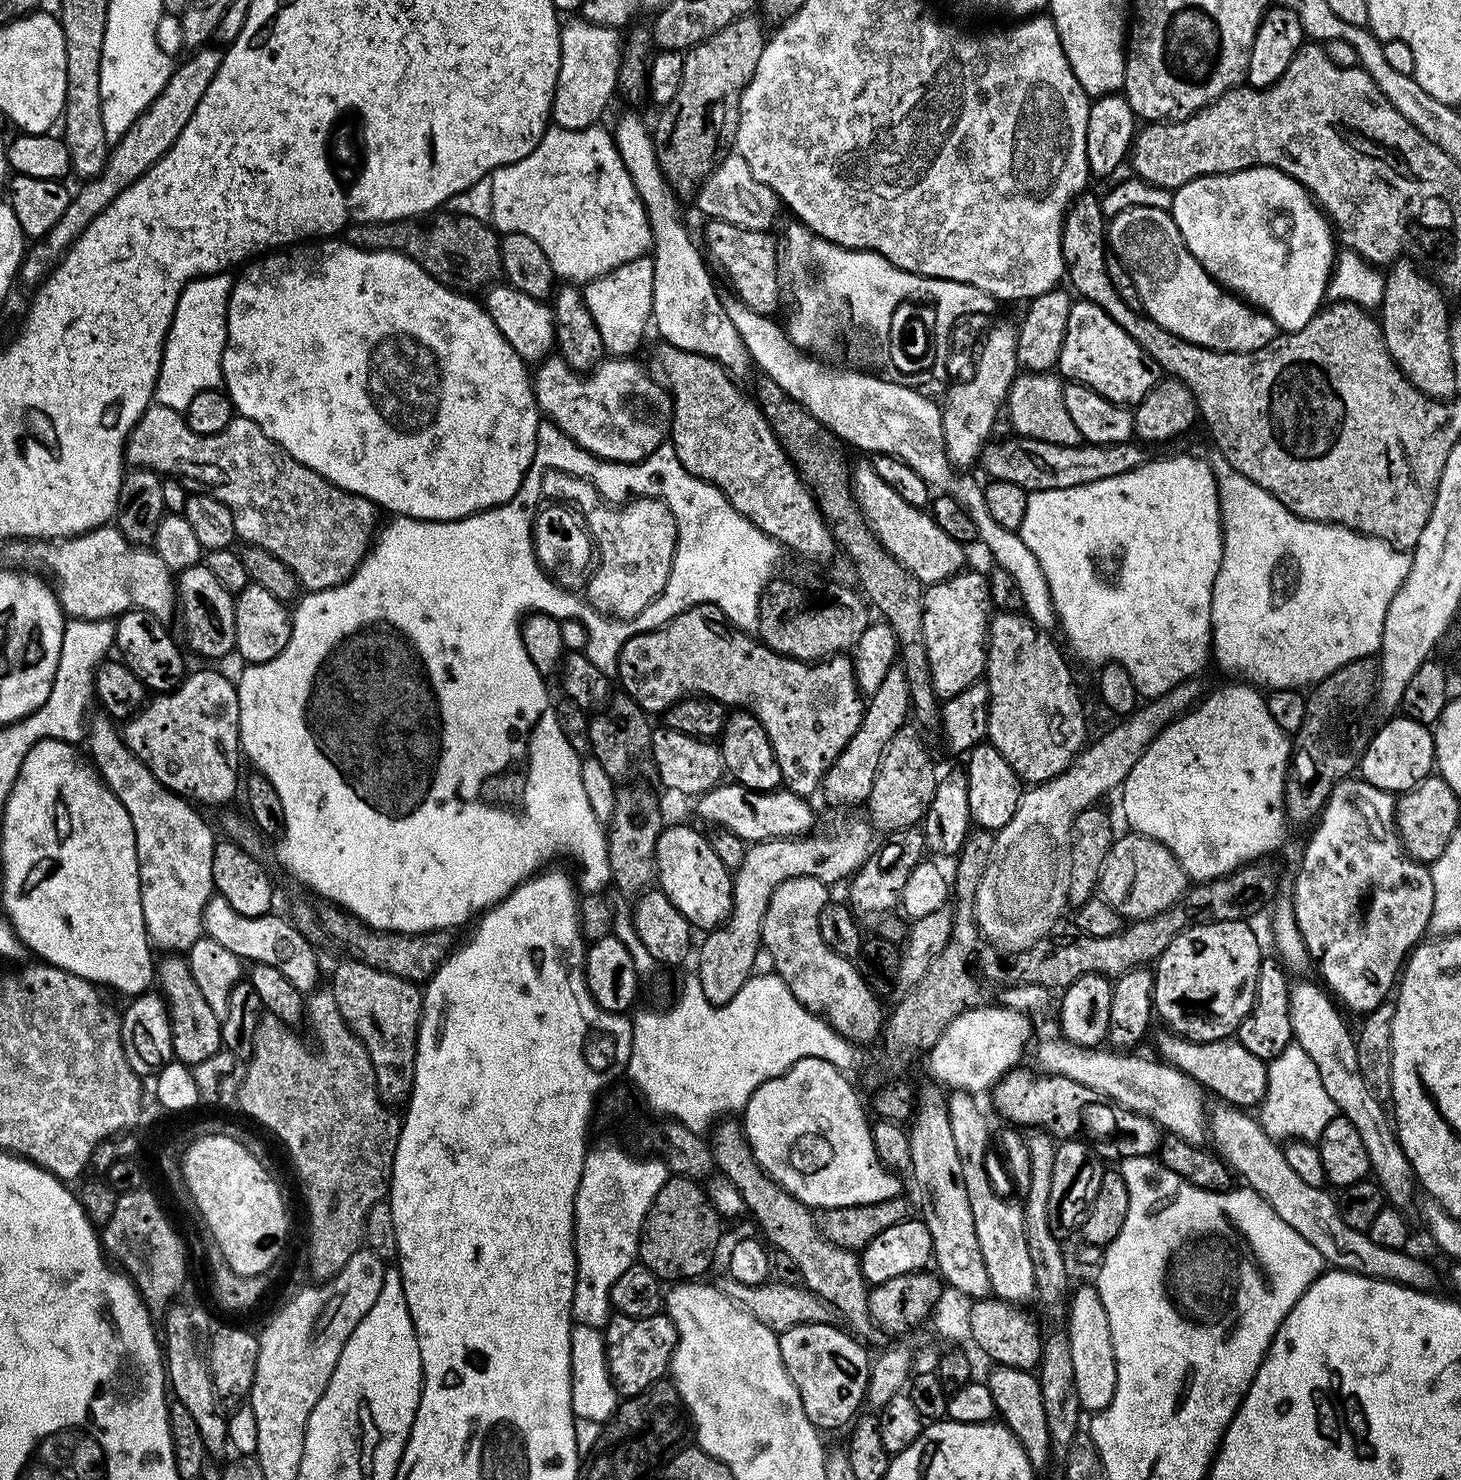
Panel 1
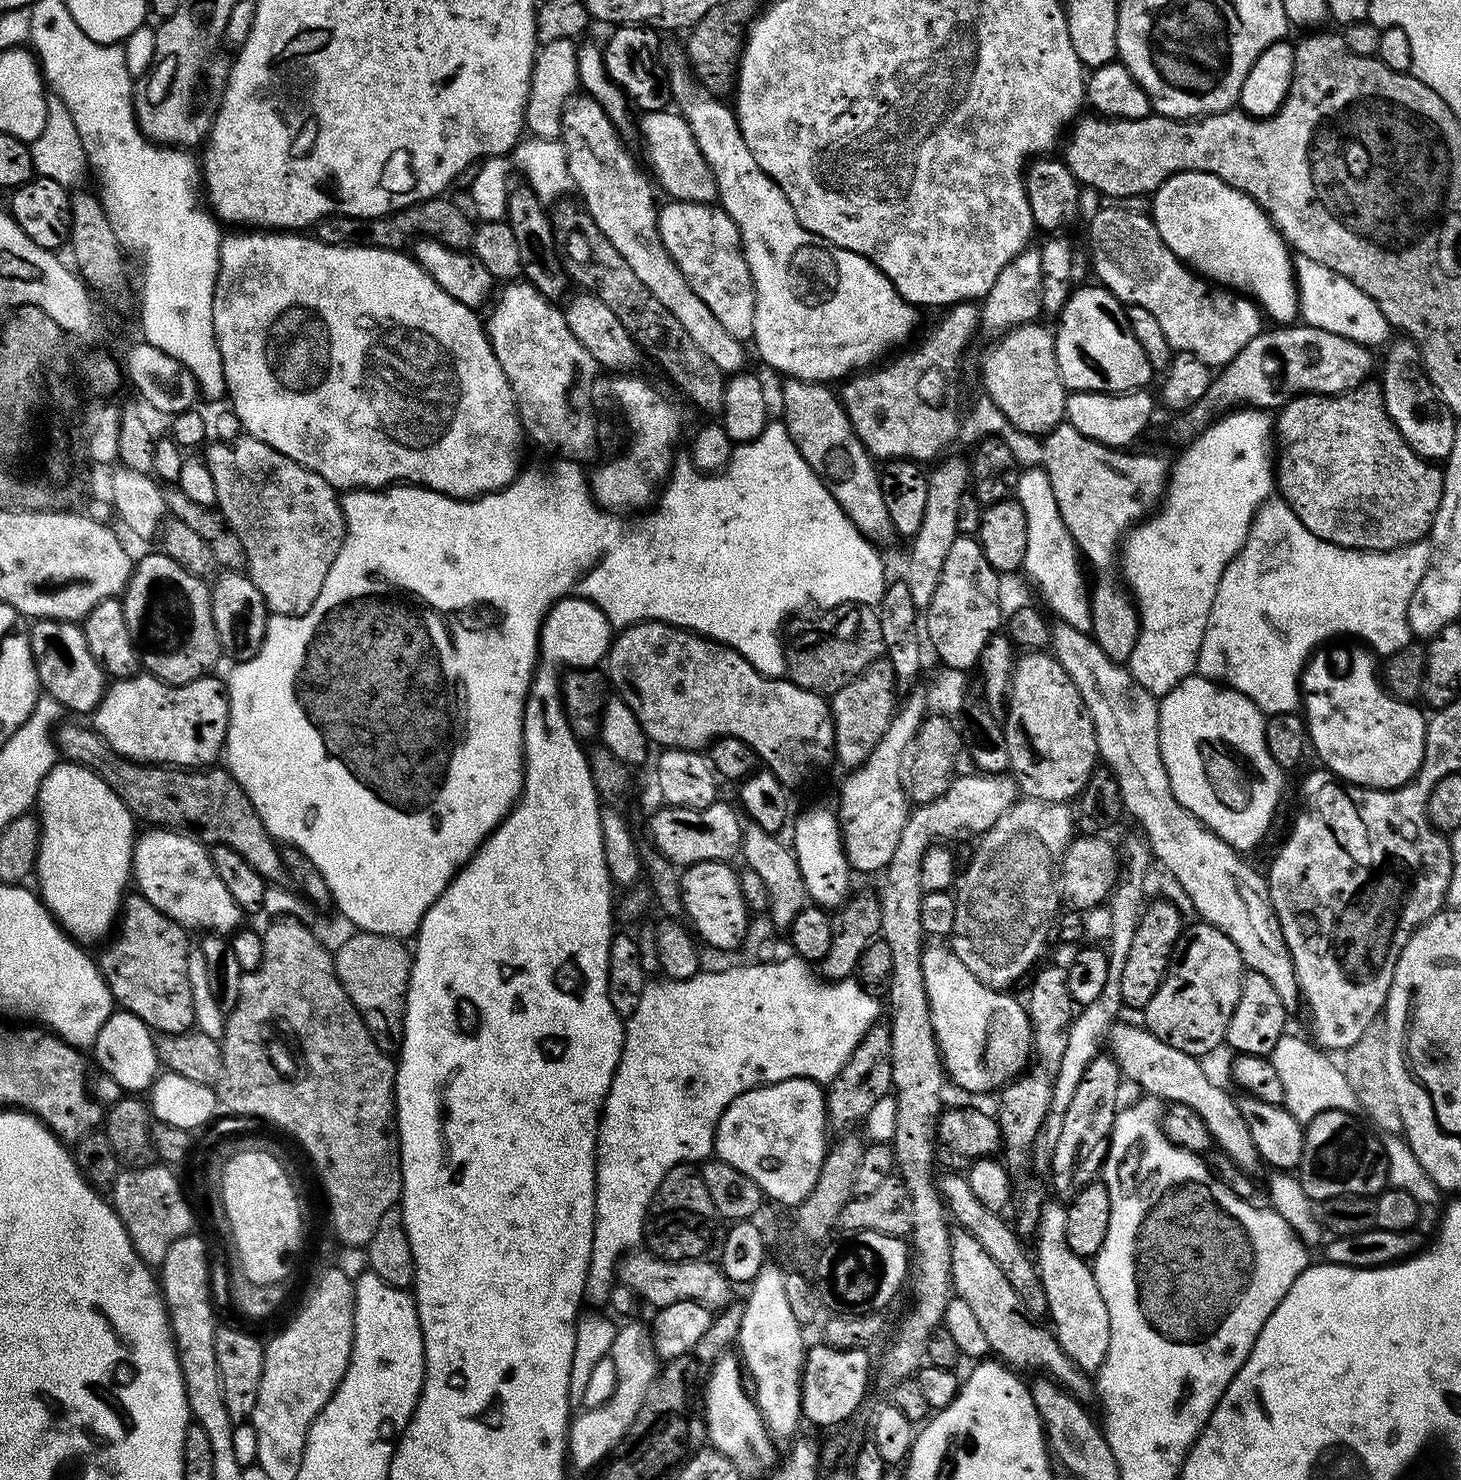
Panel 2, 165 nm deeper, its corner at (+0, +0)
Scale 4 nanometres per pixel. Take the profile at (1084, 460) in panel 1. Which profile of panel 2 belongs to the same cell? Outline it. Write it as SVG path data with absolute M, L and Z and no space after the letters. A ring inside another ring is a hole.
M1303 322L1293 323L1291 326L1272 326L1272 329L1262 330L1226 365L1223 365L1213 375L1210 386L1194 406L1183 409L1180 416L1172 424L1172 436L1176 440L1191 442L1208 429L1209 424L1221 414L1229 410L1239 409L1241 406L1251 406L1257 410L1276 410L1281 407L1283 398L1291 398L1297 394L1319 394L1321 396L1341 396L1344 392L1352 392L1369 379L1372 372L1373 349L1360 345L1341 334L1334 334L1328 330L1316 329Z

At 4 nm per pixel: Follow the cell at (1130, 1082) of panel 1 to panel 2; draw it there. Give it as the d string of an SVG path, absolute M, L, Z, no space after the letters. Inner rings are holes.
M929 943L927 947L923 949L923 962L928 967L927 971L925 971L926 998L929 1000L929 1010L932 1015L933 1032L936 1035L936 1042L938 1044L938 1049L942 1057L945 1071L947 1072L951 1083L953 1080L958 1087L968 1092L972 1092L974 1094L984 1094L994 1089L997 1091L1010 1081L1014 1080L1018 1075L1021 1075L1027 1067L1026 1062L1028 1058L1030 1060L1033 1045L1033 1029L1027 1007L1022 1002L1019 1003L1014 997L1006 994L1007 992L991 988L987 984L984 984L977 976L971 974L970 970L967 969L966 965L962 962L962 958L958 958L955 951L953 951L951 947L949 949L943 948L943 946L940 945L943 943L932 943L934 944L930 945L931 943Z

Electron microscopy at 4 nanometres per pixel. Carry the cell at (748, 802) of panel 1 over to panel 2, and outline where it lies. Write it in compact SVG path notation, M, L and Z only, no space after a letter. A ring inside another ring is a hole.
M717 802L705 808L674 808L660 806L648 820L650 842L670 862L677 866L687 866L698 862L731 861L731 856L742 848L742 816L735 807Z

